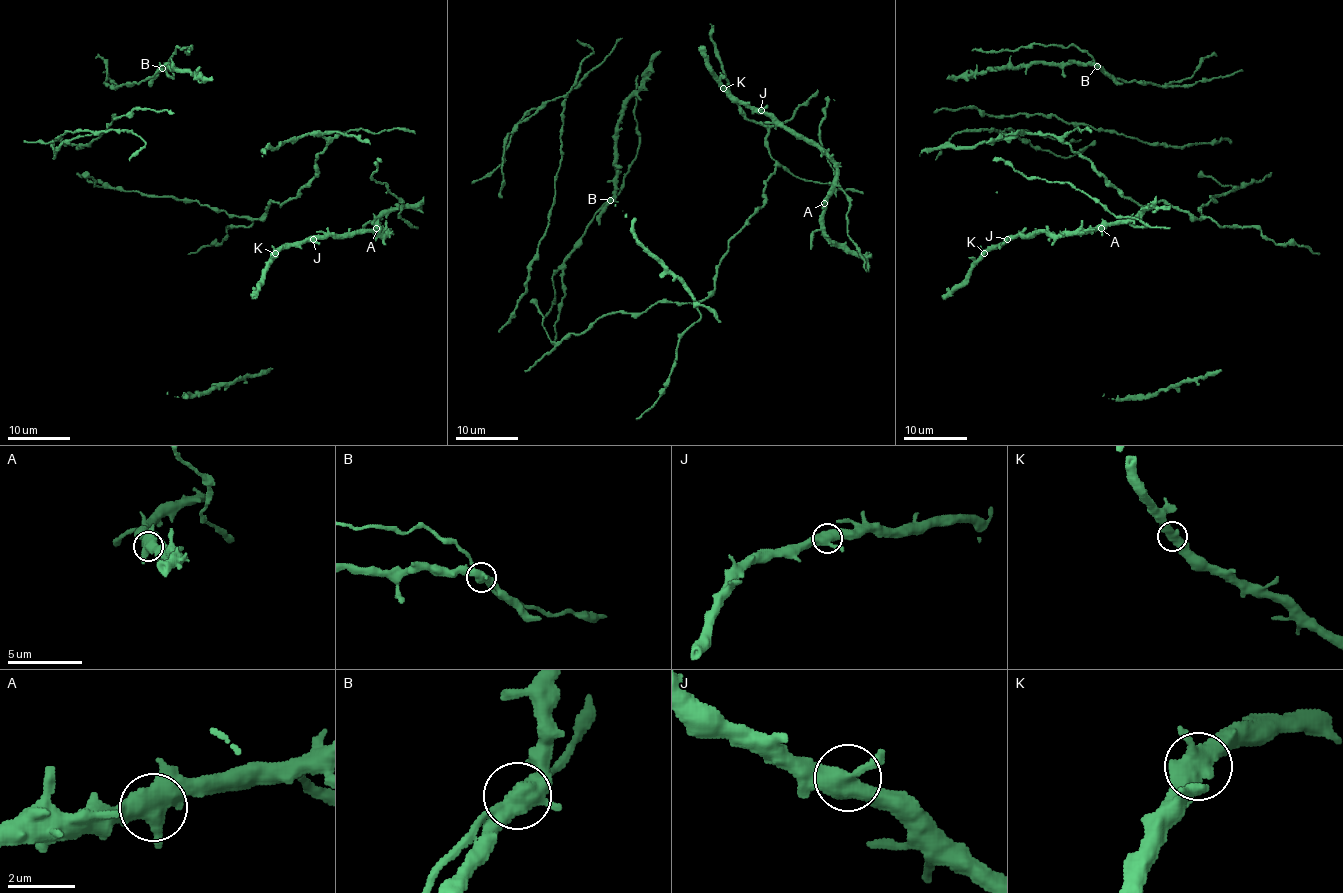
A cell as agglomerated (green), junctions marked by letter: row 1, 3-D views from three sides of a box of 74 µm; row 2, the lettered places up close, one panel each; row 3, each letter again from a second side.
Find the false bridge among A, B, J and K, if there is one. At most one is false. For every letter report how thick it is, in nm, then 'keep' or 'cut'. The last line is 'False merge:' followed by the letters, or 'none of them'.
A: 500 nm thick; keep
B: 480 nm thick; keep
J: 480 nm thick; keep
K: 480 nm thick; keep
False merge: none of them

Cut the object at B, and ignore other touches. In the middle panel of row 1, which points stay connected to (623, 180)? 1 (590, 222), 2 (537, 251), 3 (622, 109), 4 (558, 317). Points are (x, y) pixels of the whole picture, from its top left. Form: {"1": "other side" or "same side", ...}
{"1": "same side", "2": "other side", "3": "other side", "4": "same side"}

